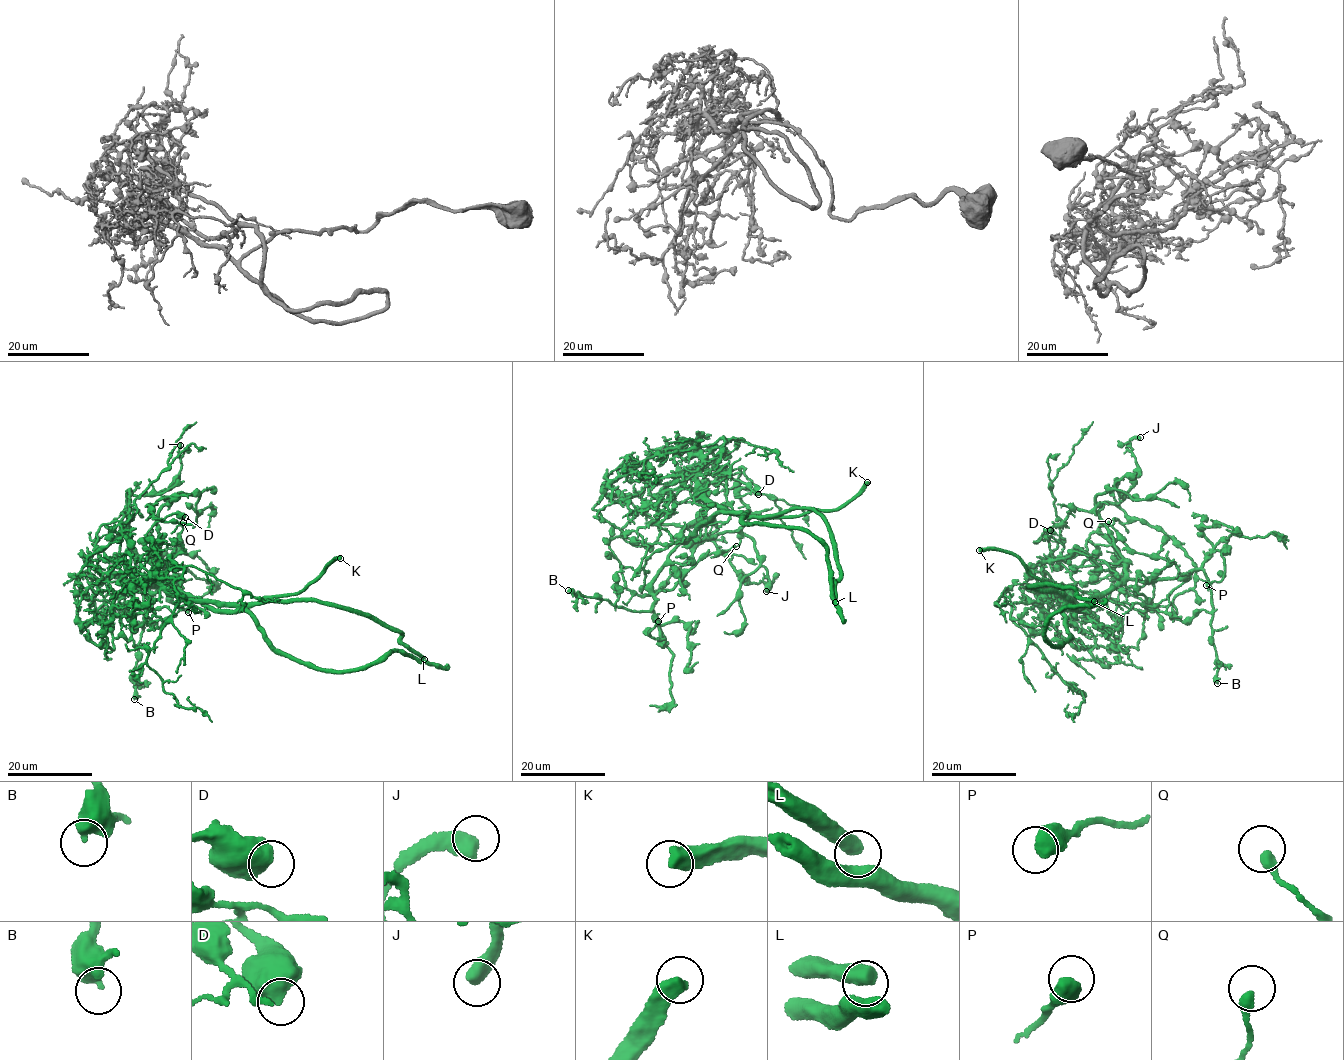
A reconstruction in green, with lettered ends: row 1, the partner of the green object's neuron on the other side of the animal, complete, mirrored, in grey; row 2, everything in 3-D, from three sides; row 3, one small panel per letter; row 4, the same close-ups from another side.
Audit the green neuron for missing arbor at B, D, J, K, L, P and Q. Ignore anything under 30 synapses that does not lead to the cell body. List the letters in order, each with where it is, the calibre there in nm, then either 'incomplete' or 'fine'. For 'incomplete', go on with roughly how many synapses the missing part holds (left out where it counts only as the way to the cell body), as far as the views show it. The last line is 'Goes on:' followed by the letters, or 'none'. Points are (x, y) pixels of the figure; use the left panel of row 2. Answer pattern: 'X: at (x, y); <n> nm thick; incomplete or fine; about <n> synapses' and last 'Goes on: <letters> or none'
B: at (134, 699); 500 nm thick; fine
D: at (185, 517); 650 nm thick; fine
J: at (180, 445); 550 nm thick; fine
K: at (340, 558); 500 nm thick; incomplete
L: at (424, 659); 400 nm thick; fine
P: at (188, 612); 600 nm thick; fine
Q: at (183, 522); 320 nm thick; fine
Goes on: K

